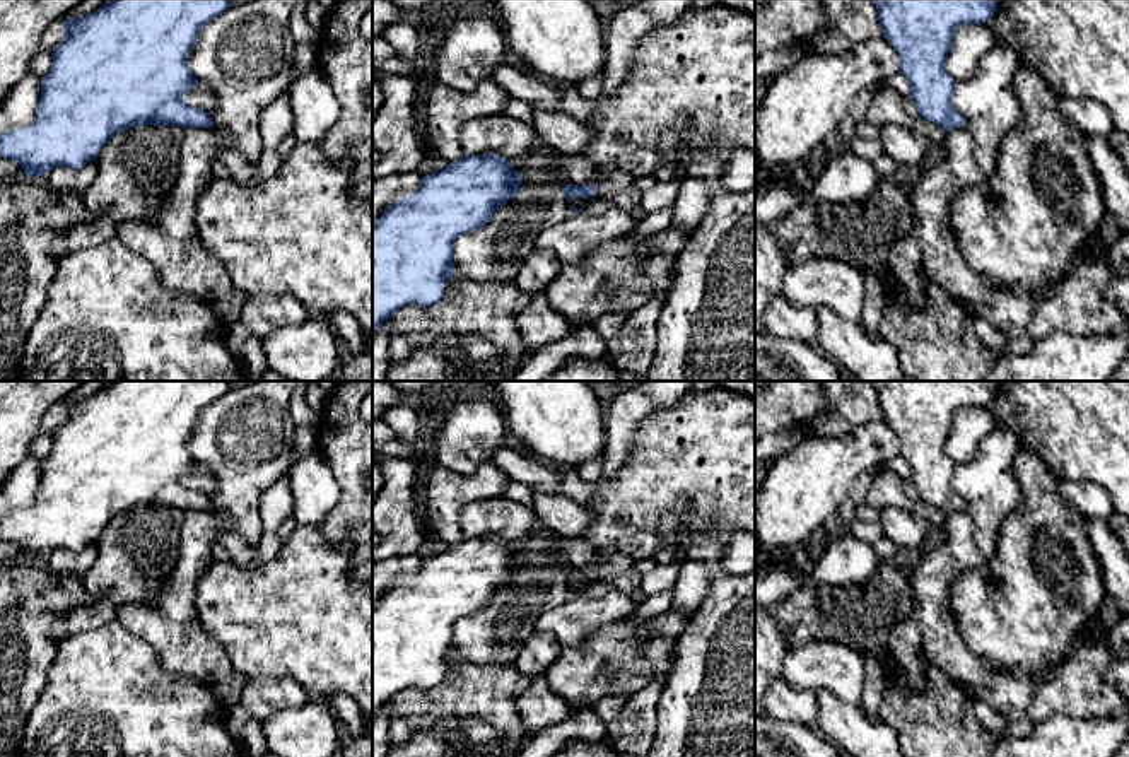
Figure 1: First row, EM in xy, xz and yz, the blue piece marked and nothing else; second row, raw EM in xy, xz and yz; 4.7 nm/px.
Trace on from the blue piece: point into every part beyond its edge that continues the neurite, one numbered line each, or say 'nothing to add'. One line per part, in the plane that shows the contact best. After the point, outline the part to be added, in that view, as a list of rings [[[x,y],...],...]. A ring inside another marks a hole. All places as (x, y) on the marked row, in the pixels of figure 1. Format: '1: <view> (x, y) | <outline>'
nothing to add

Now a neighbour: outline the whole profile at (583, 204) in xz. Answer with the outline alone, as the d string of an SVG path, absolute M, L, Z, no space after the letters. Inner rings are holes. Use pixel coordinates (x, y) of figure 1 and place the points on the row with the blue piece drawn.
M634 185L608 198L572 197L569 200L570 207L577 208L579 212L589 212L589 214L606 212L610 207L630 212L641 203L642 203L642 191Z

